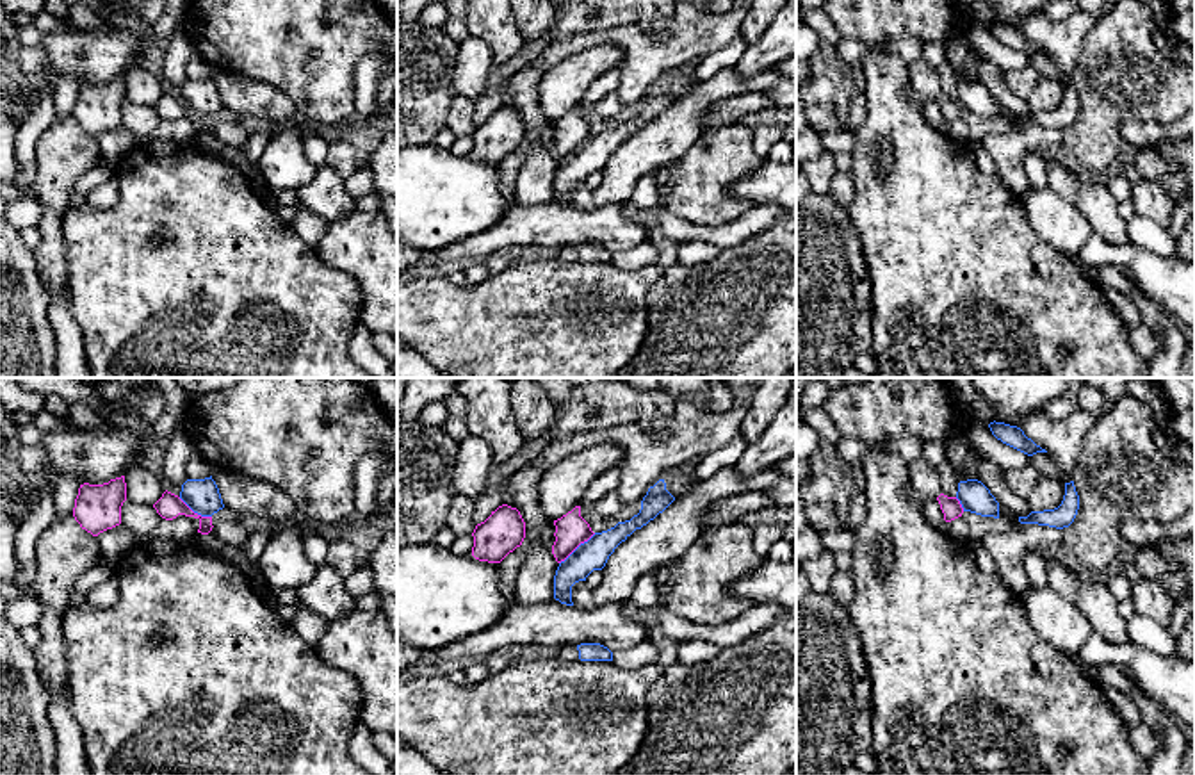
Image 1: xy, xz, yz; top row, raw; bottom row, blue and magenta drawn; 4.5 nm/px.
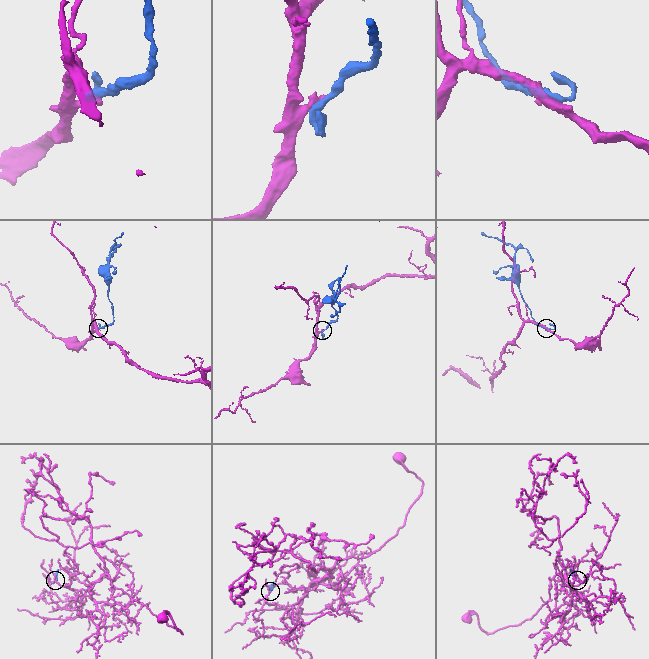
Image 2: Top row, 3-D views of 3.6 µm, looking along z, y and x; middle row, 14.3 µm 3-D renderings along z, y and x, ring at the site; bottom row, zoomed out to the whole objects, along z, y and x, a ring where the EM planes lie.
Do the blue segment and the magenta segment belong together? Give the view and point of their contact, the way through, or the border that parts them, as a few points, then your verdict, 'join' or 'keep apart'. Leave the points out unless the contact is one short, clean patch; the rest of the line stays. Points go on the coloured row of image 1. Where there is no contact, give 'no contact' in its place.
xz (579, 546) | along xz (595, 533), (560, 563) | keep apart

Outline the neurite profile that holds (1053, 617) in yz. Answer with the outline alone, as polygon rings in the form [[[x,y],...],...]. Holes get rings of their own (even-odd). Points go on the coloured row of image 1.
[[[1047,586],[1029,588],[1020,600],[1033,629],[1069,656],[1076,656],[1093,632],[1088,618],[1070,600]]]

